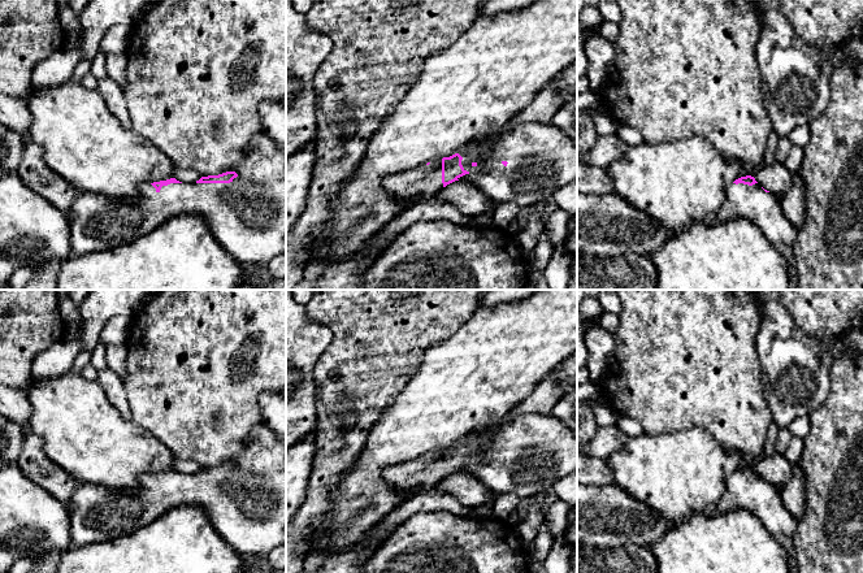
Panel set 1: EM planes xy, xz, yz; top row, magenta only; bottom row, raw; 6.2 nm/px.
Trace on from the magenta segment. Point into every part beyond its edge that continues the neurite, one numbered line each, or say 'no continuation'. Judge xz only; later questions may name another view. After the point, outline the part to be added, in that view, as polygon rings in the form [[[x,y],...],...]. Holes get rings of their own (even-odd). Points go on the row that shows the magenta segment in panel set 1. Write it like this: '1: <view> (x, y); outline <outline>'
1: xz (542, 159); outline [[[526,122],[489,135],[470,148],[459,152],[468,173],[457,179],[477,186],[495,204],[534,205],[577,182],[577,146],[551,123]]]

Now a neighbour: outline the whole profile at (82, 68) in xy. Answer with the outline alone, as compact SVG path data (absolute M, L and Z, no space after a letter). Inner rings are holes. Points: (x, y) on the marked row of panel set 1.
M82 60L82 61L79 61L79 62L75 65L75 68L74 68L71 81L75 82L75 83L79 83L81 79L82 79L87 73L90 73L90 68L91 68L91 60Z

